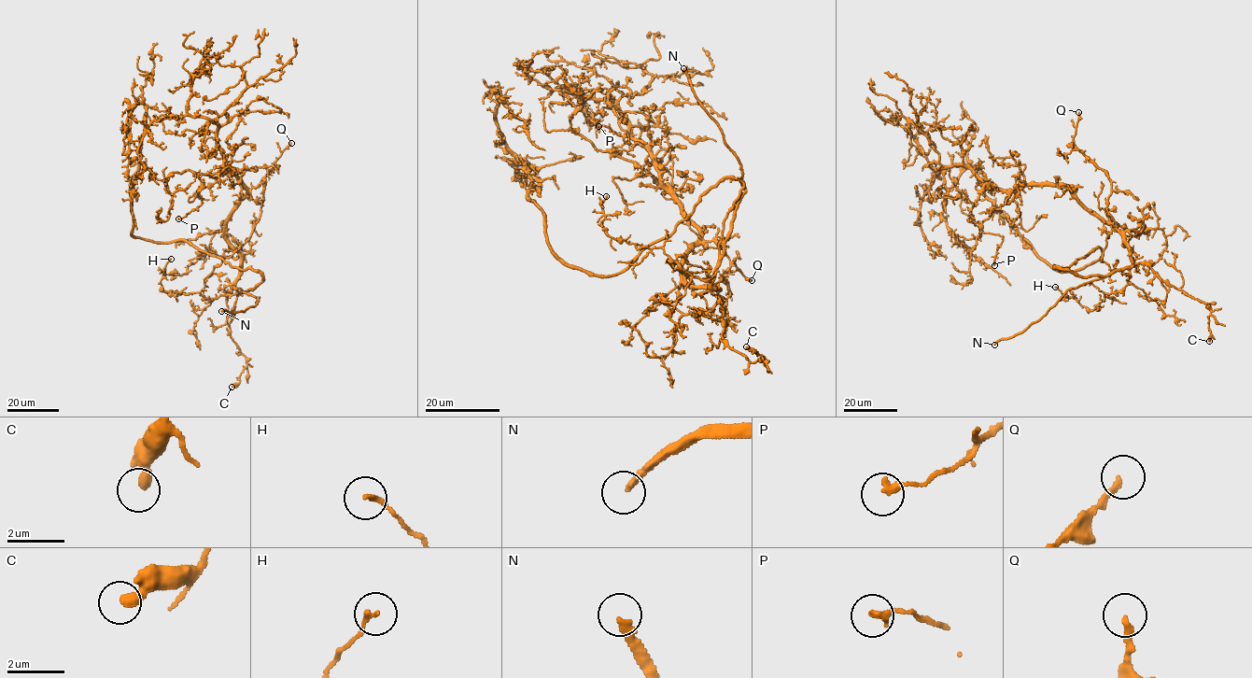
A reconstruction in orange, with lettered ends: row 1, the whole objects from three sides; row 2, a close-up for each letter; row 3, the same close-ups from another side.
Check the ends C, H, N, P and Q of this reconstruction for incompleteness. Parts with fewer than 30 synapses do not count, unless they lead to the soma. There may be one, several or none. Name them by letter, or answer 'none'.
N

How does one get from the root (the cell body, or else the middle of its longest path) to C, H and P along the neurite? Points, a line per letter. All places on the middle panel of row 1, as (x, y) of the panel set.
C: (740, 181), (744, 193), (710, 289), (722, 305), (724, 345), (752, 362), (761, 360), (755, 349), (746, 346)
H: (740, 181), (744, 193), (710, 281), (683, 272), (661, 247), (637, 248), (611, 238), (600, 222), (606, 196)
P: (740, 181), (716, 289), (698, 289), (682, 261), (698, 226), (648, 120), (613, 109), (628, 144), (598, 126)

